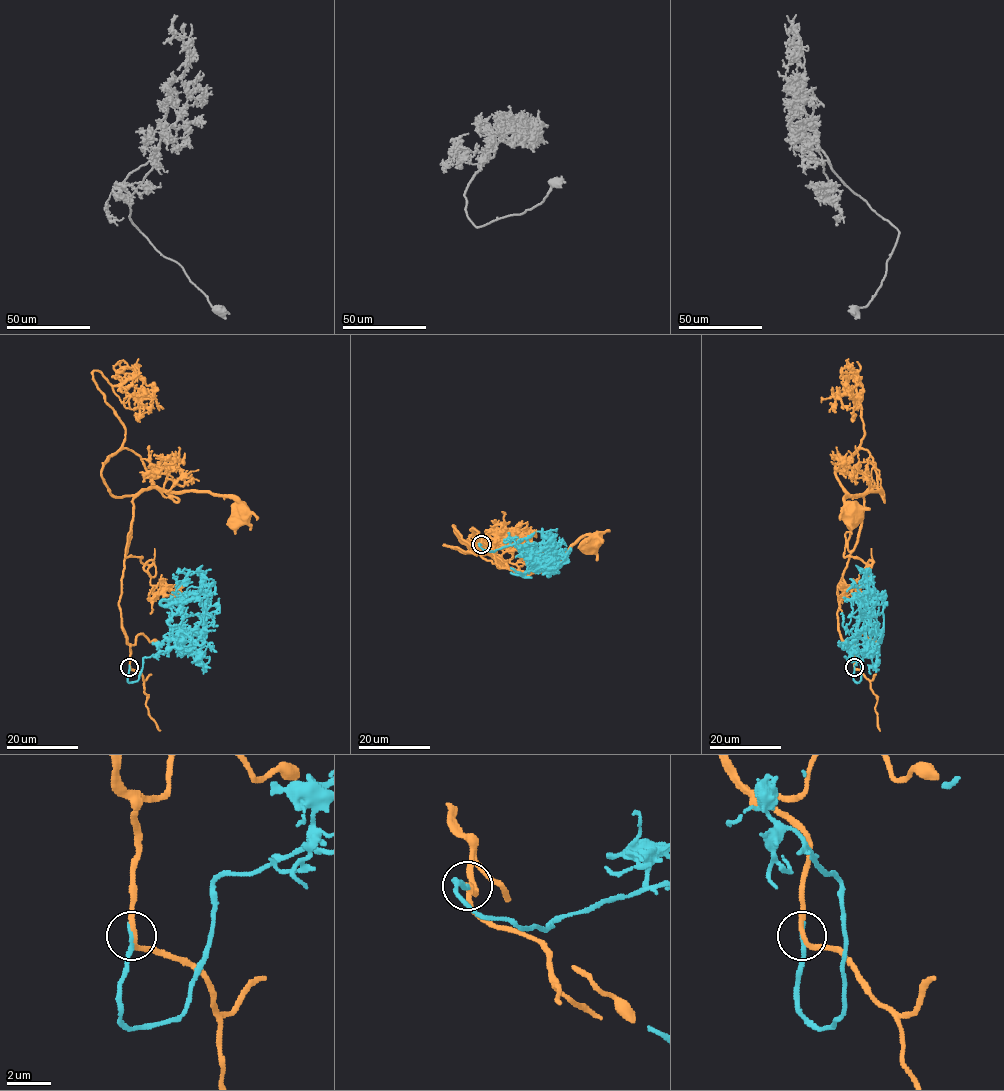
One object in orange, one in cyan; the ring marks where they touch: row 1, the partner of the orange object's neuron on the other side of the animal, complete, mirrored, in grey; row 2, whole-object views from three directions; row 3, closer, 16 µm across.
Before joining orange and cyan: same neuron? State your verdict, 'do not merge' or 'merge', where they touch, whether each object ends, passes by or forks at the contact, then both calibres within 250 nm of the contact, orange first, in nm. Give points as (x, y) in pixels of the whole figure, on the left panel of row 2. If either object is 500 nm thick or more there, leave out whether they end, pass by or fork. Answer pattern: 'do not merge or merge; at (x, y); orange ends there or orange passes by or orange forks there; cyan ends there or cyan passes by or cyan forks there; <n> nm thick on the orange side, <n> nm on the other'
merge; at (129, 667); orange passes by; cyan ends there; 240 nm thick on the orange side, 220 nm on the other

